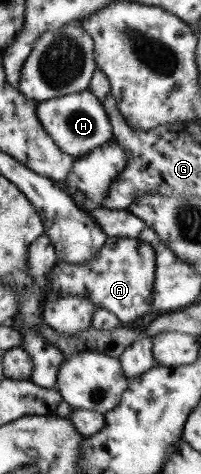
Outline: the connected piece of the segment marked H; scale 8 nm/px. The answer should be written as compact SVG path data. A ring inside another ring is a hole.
M88 90L38 102L36 115L60 150L75 158L114 140L113 127L103 103Z

